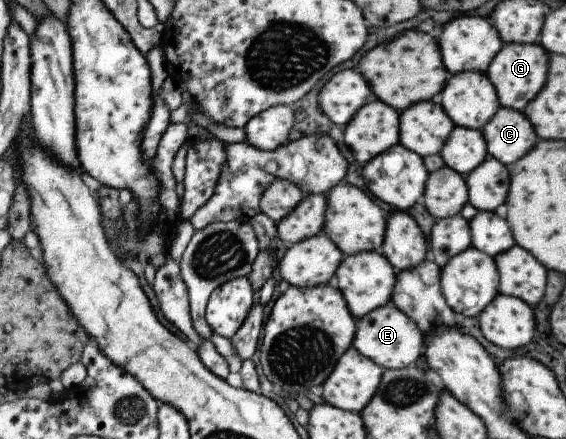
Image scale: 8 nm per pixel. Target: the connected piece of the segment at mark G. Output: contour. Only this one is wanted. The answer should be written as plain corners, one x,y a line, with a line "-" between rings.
503,43
488,63
484,74
494,87
499,106
522,112
527,102
541,89
546,78
548,54
536,43

